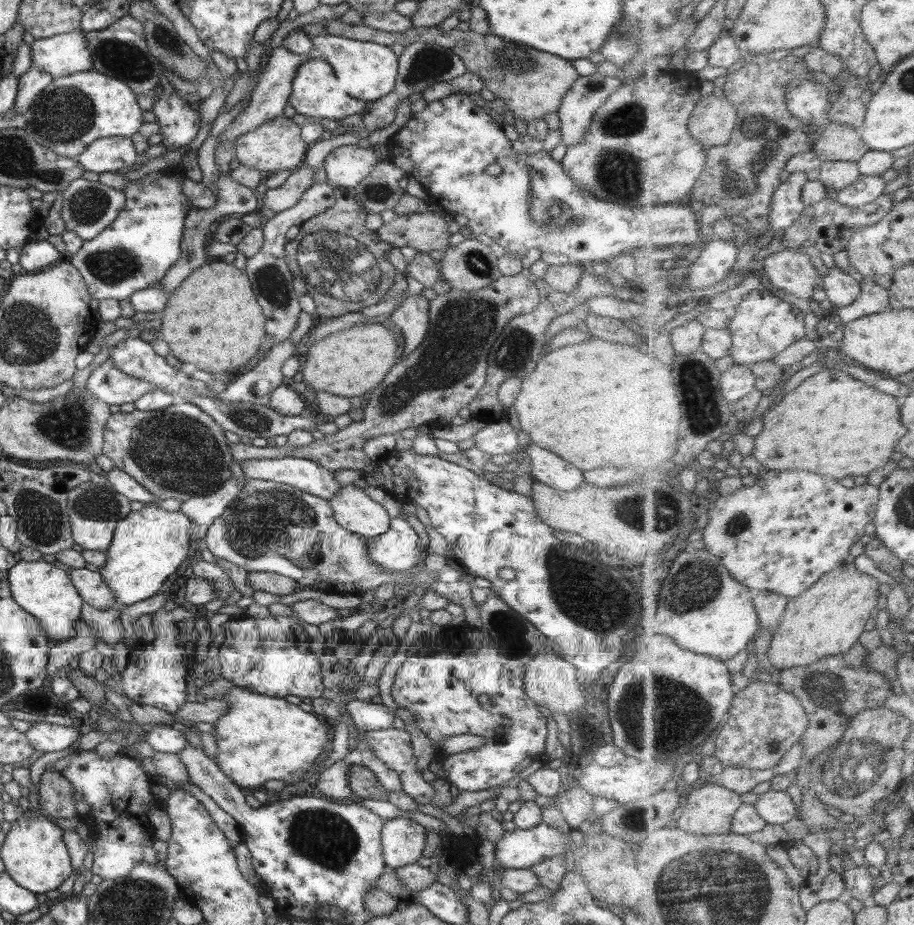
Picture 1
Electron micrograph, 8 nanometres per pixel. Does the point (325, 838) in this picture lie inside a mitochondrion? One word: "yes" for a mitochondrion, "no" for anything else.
yes

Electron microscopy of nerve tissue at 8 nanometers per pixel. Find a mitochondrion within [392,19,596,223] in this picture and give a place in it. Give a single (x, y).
(428, 63)

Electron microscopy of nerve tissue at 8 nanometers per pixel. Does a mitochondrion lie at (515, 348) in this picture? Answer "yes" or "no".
yes

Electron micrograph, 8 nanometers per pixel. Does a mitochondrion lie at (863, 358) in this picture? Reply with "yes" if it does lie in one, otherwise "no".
no

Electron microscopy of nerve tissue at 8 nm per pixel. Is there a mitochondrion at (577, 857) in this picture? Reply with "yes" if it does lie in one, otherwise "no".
no

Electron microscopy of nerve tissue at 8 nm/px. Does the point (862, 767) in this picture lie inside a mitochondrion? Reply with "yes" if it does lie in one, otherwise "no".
yes

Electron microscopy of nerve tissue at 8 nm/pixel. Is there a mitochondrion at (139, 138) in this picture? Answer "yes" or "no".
no

